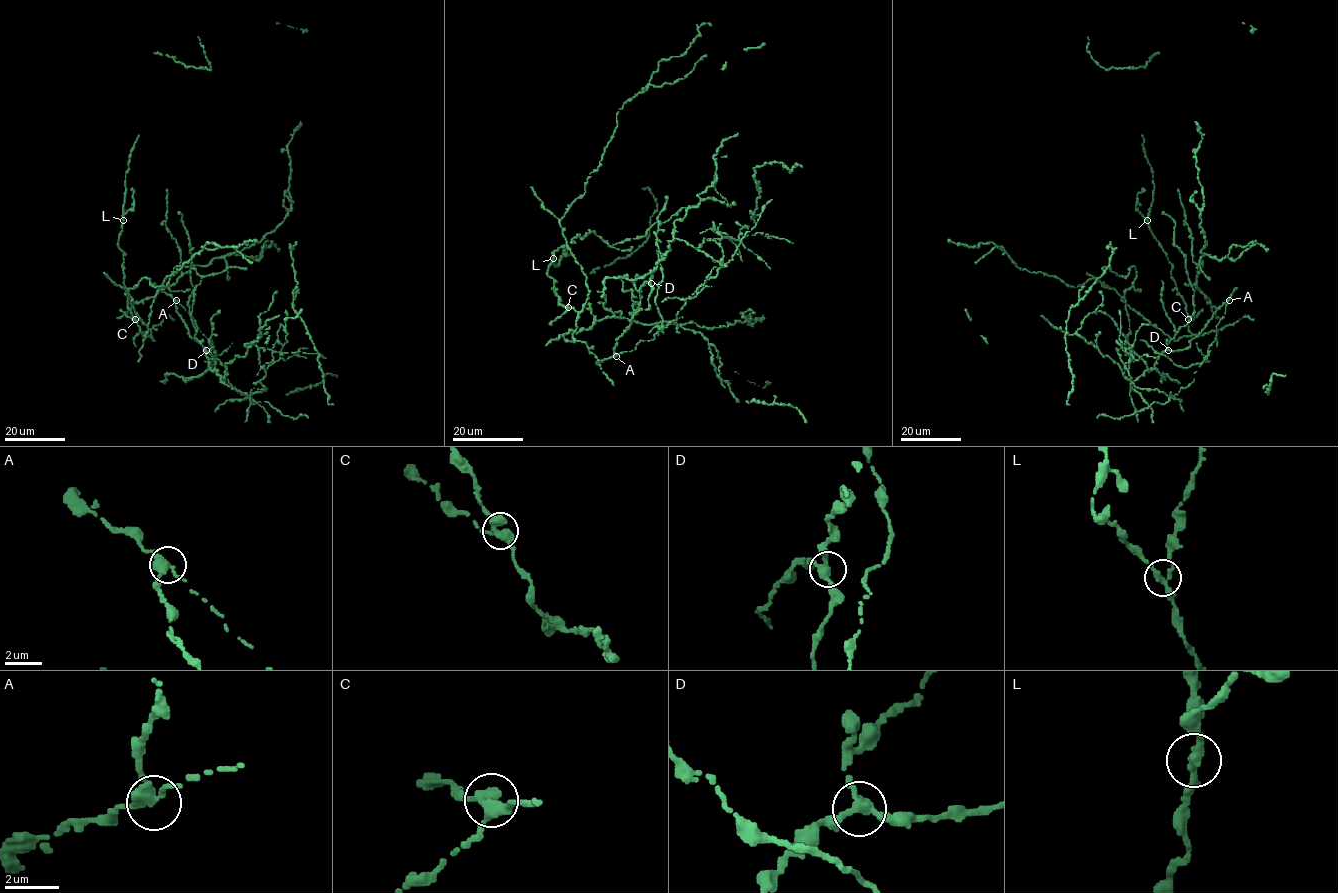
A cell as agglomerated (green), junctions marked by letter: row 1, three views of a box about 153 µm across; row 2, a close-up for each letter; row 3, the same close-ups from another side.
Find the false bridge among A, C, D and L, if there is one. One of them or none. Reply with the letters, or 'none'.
A

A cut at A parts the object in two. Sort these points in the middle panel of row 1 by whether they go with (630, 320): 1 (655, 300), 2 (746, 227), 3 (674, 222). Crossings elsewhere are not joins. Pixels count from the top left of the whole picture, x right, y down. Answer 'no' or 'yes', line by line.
1: no
2: no
3: yes

